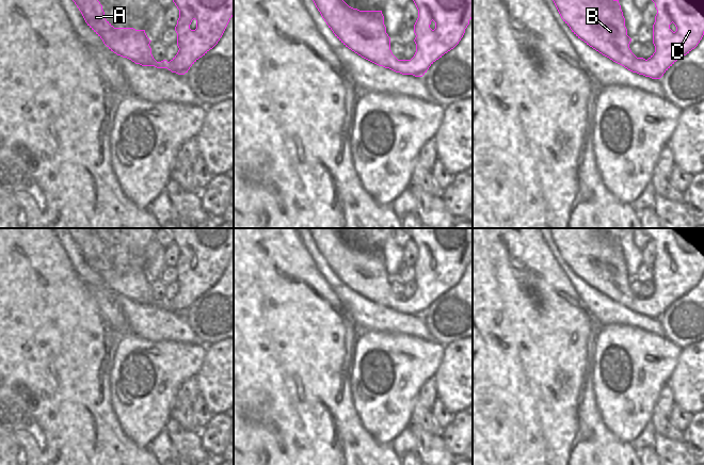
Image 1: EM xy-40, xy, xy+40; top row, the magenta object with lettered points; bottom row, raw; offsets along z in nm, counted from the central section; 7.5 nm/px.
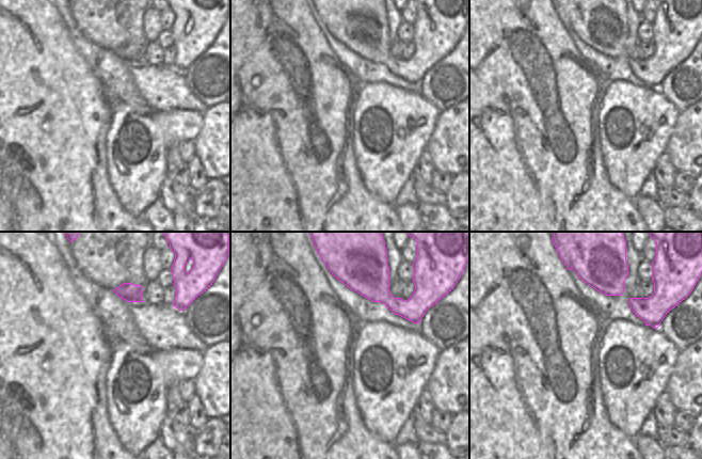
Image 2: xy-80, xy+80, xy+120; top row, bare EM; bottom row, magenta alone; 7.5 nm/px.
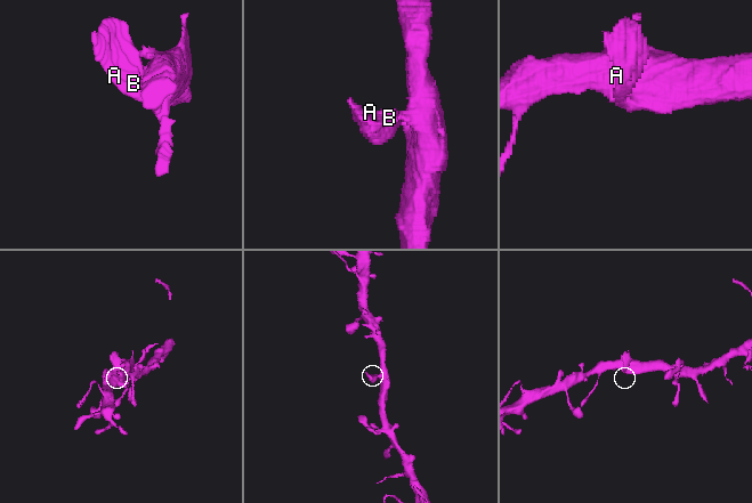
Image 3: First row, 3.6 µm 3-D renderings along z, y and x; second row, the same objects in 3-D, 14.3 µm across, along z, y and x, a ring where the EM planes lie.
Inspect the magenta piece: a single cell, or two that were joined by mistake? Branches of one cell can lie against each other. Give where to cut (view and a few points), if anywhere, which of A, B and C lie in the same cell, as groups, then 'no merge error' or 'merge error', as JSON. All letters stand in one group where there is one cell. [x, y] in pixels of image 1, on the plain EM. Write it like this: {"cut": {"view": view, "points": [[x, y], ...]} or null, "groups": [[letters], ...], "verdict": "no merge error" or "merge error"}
{"cut": null, "groups": [["A", "B", "C"]], "verdict": "no merge error"}

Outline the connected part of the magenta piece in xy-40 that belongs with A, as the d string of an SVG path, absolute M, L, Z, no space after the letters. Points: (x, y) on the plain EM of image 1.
M68 228L87 264L114 292L142 305L167 307L185 314L190 306L222 276L234 255L233 228L166 228L179 248L175 266L177 293L167 301L157 301L145 269L114 267L106 257L102 244L92 228Z

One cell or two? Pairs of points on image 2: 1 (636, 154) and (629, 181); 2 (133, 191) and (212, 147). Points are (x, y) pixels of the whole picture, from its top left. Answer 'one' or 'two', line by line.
1: one
2: two

